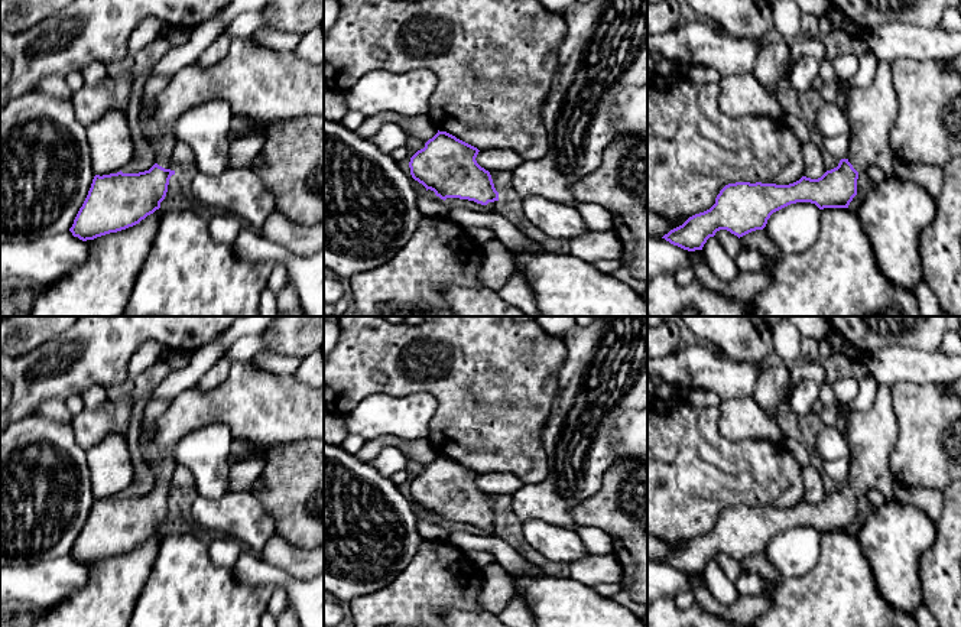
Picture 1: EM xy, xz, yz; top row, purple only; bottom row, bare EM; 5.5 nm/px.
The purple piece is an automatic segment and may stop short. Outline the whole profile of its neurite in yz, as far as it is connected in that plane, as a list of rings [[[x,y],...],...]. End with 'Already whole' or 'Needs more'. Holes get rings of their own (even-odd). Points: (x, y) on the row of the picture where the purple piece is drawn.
[[[879,61],[871,84],[864,88],[850,88],[845,94],[845,103],[847,117],[851,124],[850,146],[847,157],[841,159],[837,168],[827,170],[818,179],[802,176],[789,185],[762,182],[728,183],[720,191],[715,204],[710,209],[689,217],[682,225],[671,230],[662,238],[688,251],[702,250],[707,240],[720,230],[727,230],[738,238],[751,231],[763,230],[773,212],[790,204],[811,202],[819,209],[848,208],[857,195],[858,173],[867,170],[870,165],[879,166],[887,179],[895,178],[896,157],[889,143],[889,134],[895,127],[899,104],[892,78],[892,62]]]. Needs more

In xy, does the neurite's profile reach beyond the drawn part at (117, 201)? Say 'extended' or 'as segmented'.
extended

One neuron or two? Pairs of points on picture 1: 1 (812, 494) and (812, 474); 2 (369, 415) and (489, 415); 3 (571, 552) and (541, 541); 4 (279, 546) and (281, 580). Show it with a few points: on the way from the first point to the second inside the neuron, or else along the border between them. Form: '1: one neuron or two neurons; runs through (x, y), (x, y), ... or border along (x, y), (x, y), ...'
1: one neuron; runs through (812, 490), (812, 478)
2: two neurons; border along (405, 395), (429, 393), (437, 403), (437, 411)
3: one neuron; runs through (564, 545), (548, 541)
4: two neurons; border along (257, 555), (295, 578), (308, 578)

